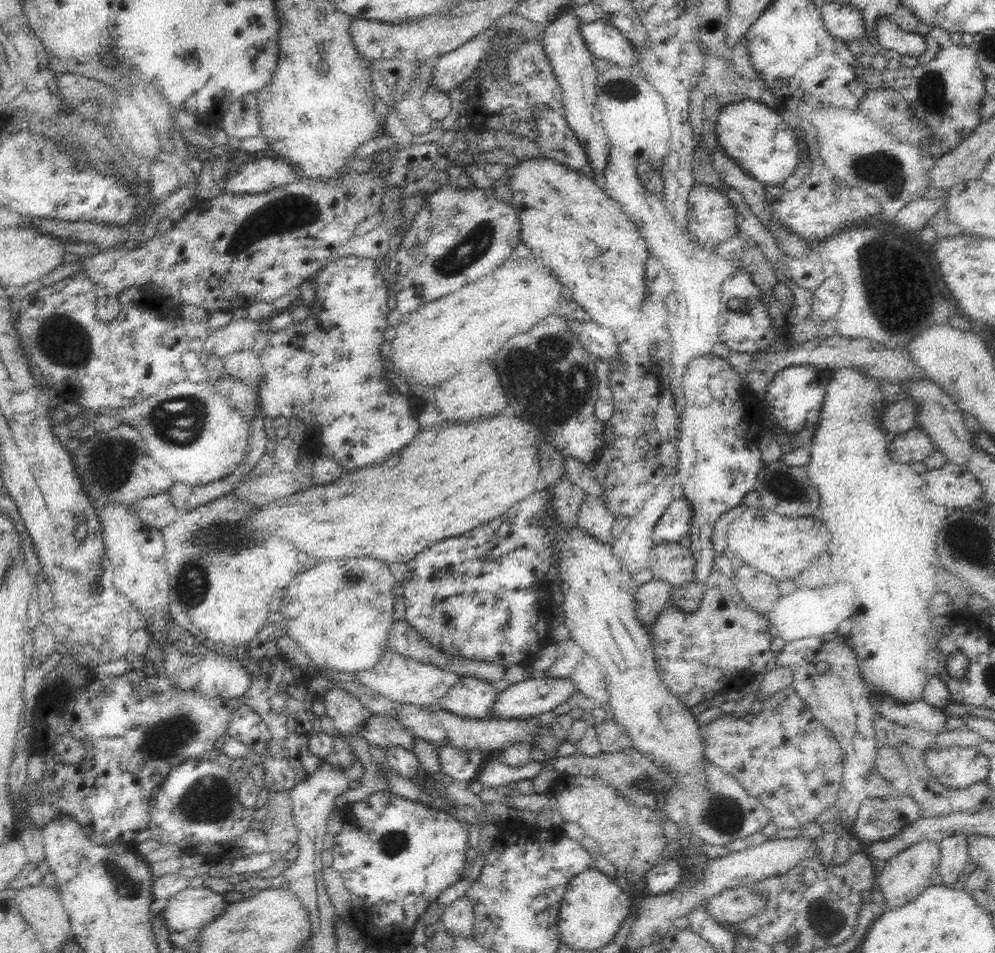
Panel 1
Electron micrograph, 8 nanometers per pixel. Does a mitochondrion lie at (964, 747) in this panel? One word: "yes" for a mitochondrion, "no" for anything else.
no

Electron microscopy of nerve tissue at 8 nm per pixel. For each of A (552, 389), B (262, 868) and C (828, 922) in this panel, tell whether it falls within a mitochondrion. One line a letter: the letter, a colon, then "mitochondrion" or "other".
A: mitochondrion
B: other
C: mitochondrion

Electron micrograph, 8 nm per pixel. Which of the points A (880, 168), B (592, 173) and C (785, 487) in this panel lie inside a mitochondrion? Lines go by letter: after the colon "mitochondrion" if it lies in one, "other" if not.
A: mitochondrion
B: other
C: mitochondrion

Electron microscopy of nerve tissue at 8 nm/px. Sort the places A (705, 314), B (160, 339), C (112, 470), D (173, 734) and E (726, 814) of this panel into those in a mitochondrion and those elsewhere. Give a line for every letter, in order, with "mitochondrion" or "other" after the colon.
A: other
B: other
C: mitochondrion
D: mitochondrion
E: mitochondrion

